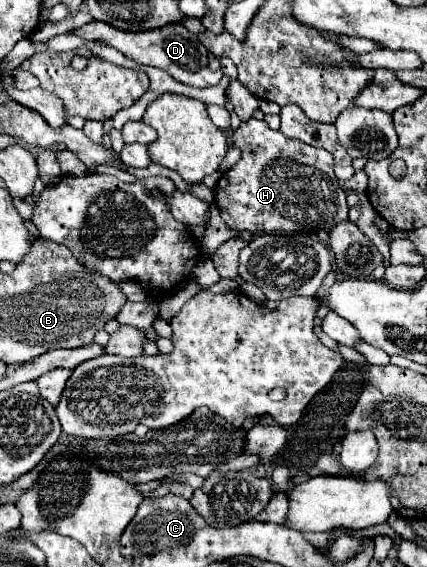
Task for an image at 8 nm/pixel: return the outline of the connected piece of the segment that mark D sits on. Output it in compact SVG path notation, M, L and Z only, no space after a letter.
M93 21L75 31L83 39L101 41L105 45L111 45L119 49L127 59L139 63L139 65L151 65L167 71L173 79L191 85L191 87L213 87L221 81L221 71L209 71L207 69L207 49L195 39L195 35L185 29L183 25L165 25L151 31L123 31L117 27L111 27L109 23Z

